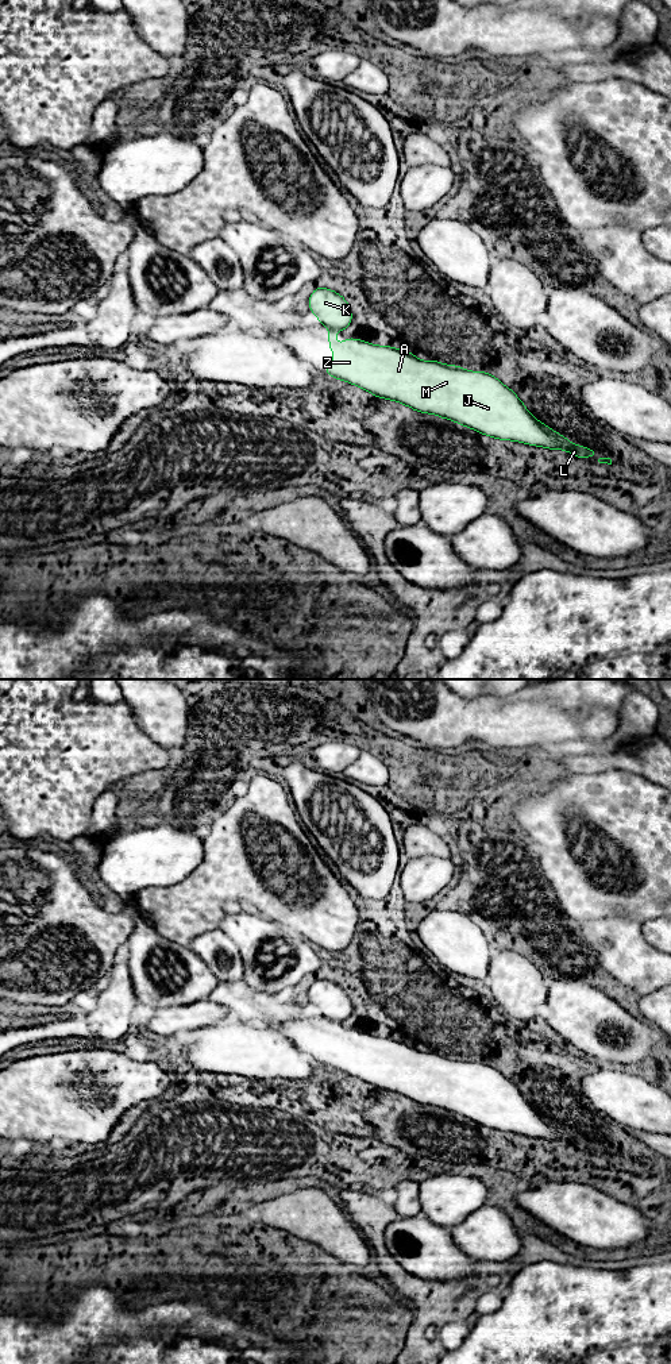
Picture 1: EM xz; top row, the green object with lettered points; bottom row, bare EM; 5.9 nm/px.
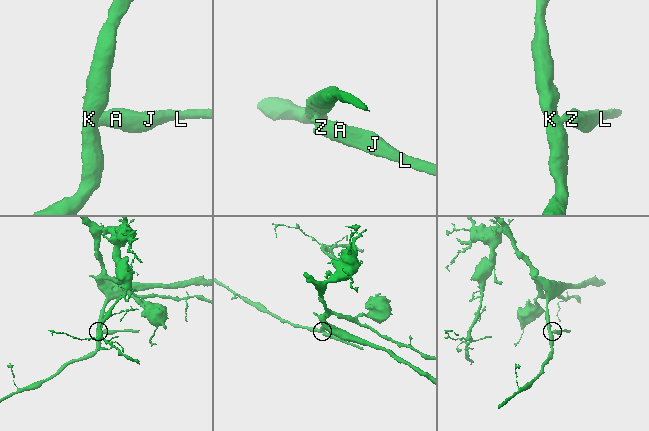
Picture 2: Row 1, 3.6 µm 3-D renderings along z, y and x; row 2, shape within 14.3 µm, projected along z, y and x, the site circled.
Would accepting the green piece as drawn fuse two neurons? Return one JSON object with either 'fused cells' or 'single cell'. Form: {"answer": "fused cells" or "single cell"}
{"answer": "fused cells"}

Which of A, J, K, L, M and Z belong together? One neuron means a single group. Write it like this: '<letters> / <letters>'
A J L M Z / K

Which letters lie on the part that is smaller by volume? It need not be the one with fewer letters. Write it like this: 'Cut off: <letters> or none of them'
Cut off: A, J, L, M, Z

